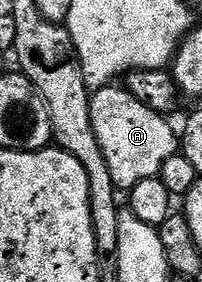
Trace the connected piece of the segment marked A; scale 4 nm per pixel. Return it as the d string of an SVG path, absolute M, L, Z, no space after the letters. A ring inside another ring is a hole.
M122 85L102 86L91 94L91 127L109 166L109 176L113 176L120 191L129 192L141 180L158 178L161 164L180 153L180 135L167 122L170 121L164 115L145 108Z

